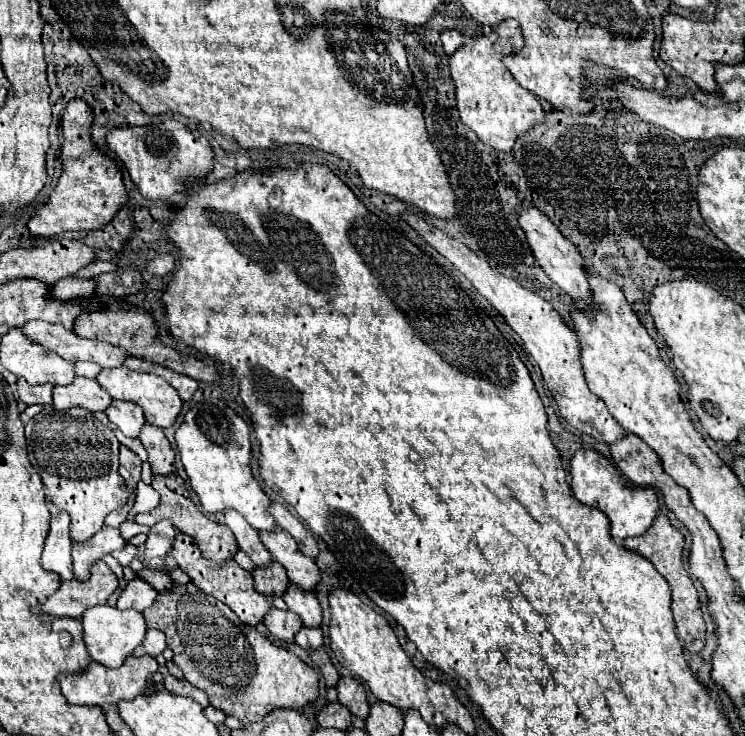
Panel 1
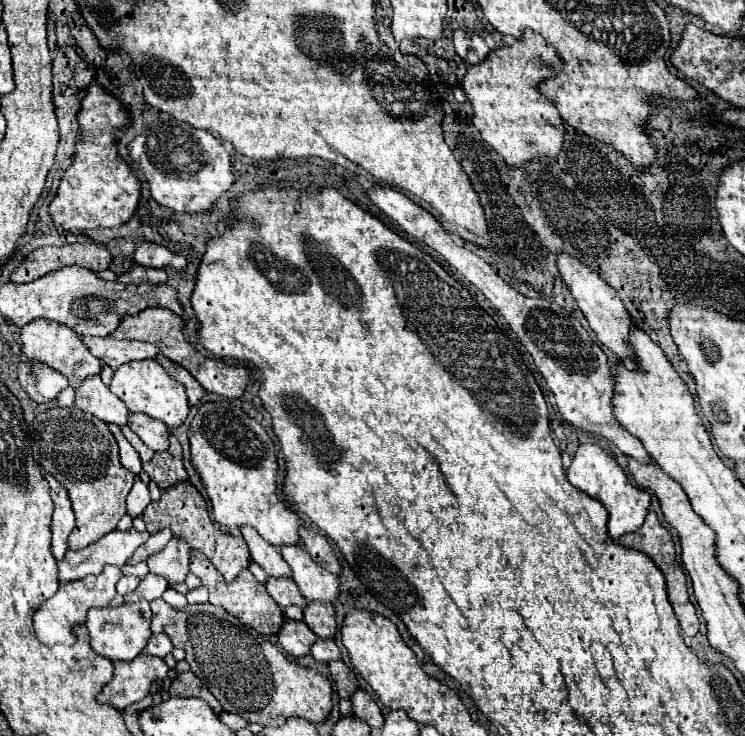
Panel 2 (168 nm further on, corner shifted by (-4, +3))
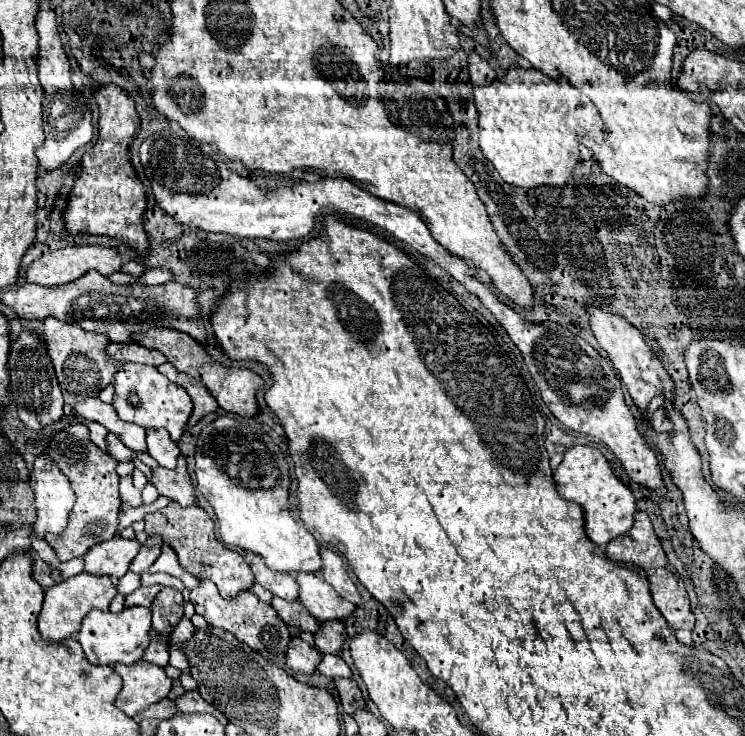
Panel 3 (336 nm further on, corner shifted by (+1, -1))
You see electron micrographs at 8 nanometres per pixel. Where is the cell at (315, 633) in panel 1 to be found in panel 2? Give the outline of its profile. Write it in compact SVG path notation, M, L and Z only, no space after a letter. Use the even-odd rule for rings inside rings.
M317 640L313 646L311 646L311 656L317 660L317 662L331 662L331 660L339 660L341 658L341 652L337 648L337 644L333 640Z

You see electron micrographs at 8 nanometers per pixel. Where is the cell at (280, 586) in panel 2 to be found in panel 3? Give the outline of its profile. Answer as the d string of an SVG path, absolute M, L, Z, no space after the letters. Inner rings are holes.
M278 596L272 598L272 608L280 614L280 618L300 630L308 630L308 632L316 632L318 628L318 620L312 618L312 614L300 604L300 602L290 602L290 600L282 600Z

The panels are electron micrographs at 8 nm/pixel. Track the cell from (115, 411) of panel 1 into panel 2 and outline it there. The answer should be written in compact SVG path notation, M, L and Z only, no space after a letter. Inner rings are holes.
M131 414L129 416L129 428L155 452L163 452L169 448L169 428L161 420L153 420L143 414Z

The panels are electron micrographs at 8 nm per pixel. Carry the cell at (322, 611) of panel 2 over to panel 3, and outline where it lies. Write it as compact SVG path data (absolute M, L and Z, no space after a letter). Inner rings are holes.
M326 620L314 634L314 644L322 654L340 654L346 630L342 620Z

